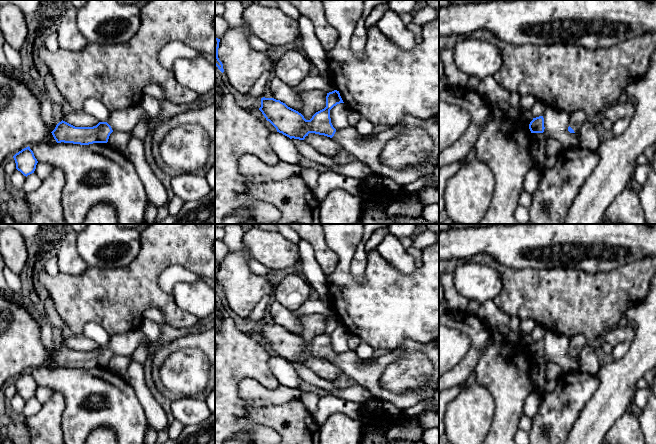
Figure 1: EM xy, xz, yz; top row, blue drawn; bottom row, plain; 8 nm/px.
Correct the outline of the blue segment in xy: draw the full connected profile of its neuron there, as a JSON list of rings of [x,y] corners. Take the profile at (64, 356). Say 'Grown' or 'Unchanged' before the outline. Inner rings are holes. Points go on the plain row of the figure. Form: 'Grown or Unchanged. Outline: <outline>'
Grown. Outline: [[[139,328],[124,334],[111,336],[107,346],[99,346],[93,351],[75,351],[62,344],[51,357],[57,367],[80,369],[107,367],[113,355],[131,357],[140,345],[144,345],[148,349],[150,342]]]

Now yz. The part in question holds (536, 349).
Unchanged. Outline: [[[543,340],[533,342],[529,348],[529,353],[531,357],[543,357],[545,353]]]

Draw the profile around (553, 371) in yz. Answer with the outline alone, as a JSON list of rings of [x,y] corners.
[[[547,362],[545,376],[546,380],[558,380],[562,375],[562,369],[560,366],[554,362]]]

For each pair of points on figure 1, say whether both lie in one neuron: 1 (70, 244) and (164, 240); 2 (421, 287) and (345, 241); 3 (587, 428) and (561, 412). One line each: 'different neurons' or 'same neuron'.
1: different neurons
2: same neuron
3: different neurons

